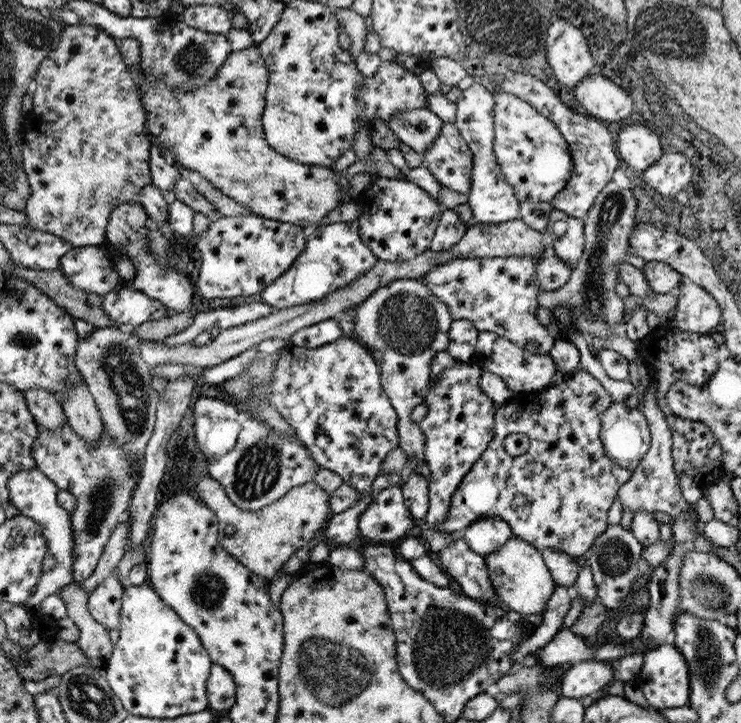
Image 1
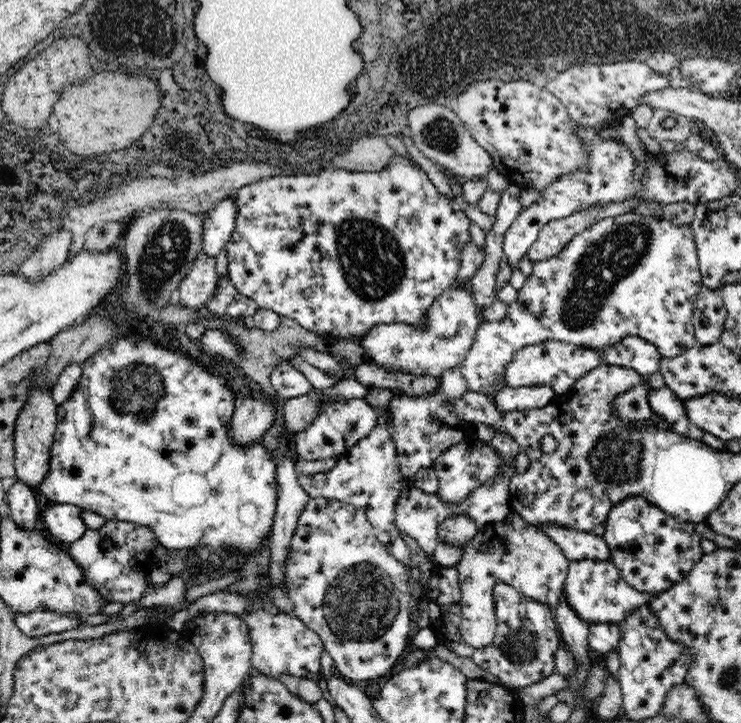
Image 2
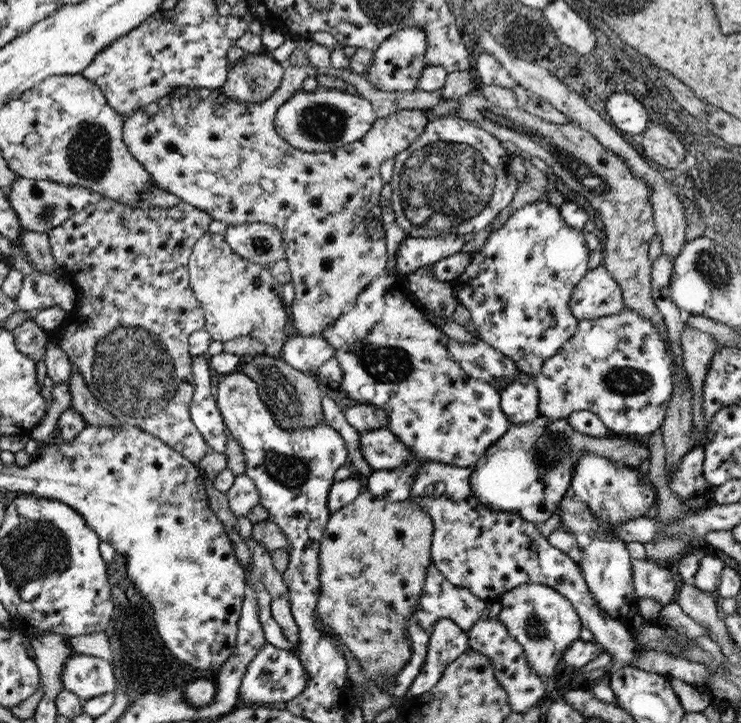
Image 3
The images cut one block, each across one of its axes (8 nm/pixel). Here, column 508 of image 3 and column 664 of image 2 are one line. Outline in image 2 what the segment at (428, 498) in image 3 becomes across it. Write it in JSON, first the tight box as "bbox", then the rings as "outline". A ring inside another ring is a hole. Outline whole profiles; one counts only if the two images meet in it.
{"bbox":[602,496,704,596],"outline":[[[628,496],[614,504],[604,526],[606,532],[602,538],[608,544],[610,562],[616,564],[626,584],[650,596],[660,596],[682,582],[704,556],[700,548],[704,538],[696,534],[694,522],[676,520],[640,496]]]}

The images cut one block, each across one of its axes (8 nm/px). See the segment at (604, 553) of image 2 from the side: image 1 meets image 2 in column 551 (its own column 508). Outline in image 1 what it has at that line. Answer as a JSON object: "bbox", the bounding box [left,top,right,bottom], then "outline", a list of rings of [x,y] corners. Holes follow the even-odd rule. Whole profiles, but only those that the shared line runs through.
{"bbox":[461,516,513,556],"outline":[[[489,516],[473,520],[473,524],[461,532],[461,538],[473,552],[477,552],[479,556],[487,556],[499,550],[509,538],[513,538],[513,530],[503,518]]]}

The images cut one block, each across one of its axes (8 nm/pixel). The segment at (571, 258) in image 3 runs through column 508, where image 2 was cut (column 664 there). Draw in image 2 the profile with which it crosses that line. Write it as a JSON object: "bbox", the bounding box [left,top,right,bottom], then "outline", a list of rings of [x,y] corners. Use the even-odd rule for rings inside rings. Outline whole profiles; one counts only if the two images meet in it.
{"bbox":[388,212,704,482],"outline":[[[634,212],[604,218],[592,224],[588,230],[576,234],[558,256],[534,262],[532,270],[534,272],[530,278],[526,278],[524,288],[518,290],[518,300],[508,304],[506,316],[496,322],[482,320],[464,362],[444,372],[438,390],[434,390],[424,398],[408,398],[404,394],[396,394],[390,400],[388,408],[392,410],[394,418],[392,438],[394,444],[398,446],[400,458],[398,468],[404,480],[410,482],[410,478],[414,478],[418,470],[432,468],[434,460],[442,456],[442,452],[446,452],[448,448],[464,440],[472,440],[476,424],[460,422],[460,418],[450,410],[448,404],[464,396],[466,392],[480,392],[486,394],[488,398],[494,398],[502,388],[506,388],[504,384],[506,366],[514,360],[514,354],[524,346],[540,344],[546,340],[558,340],[590,350],[602,350],[620,342],[626,336],[640,336],[650,344],[654,344],[662,354],[662,358],[674,358],[698,342],[692,318],[696,294],[704,282],[700,274],[698,250],[690,224],[674,226],[662,216],[652,218],[652,216],[638,216]]]}

